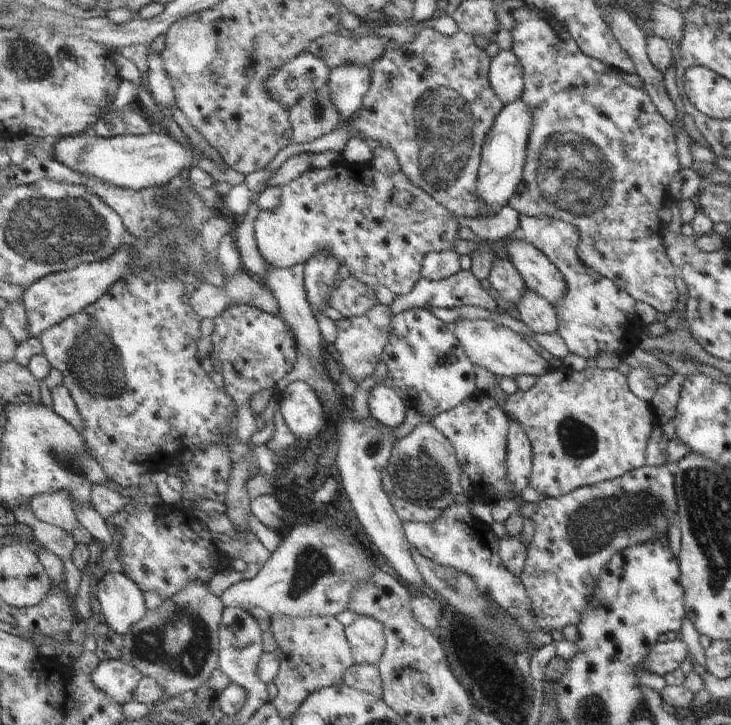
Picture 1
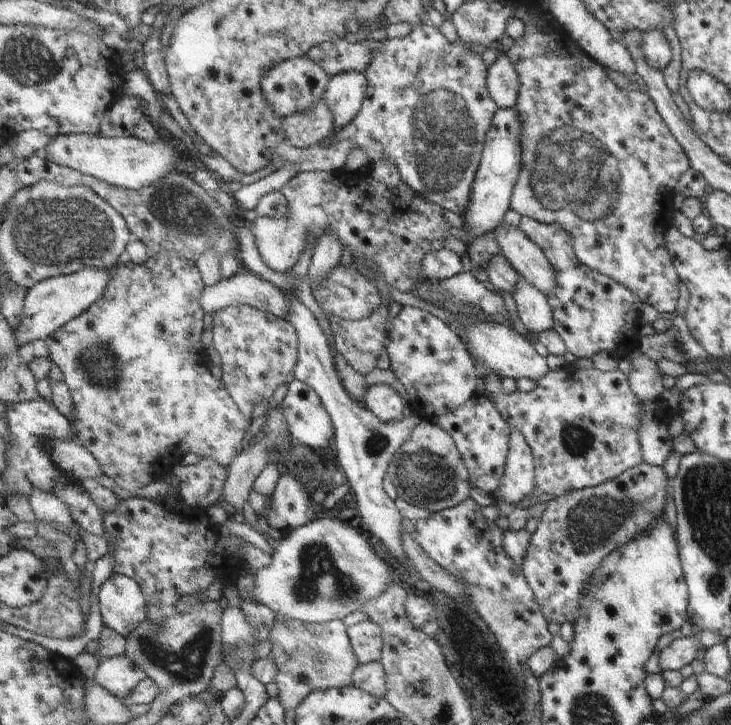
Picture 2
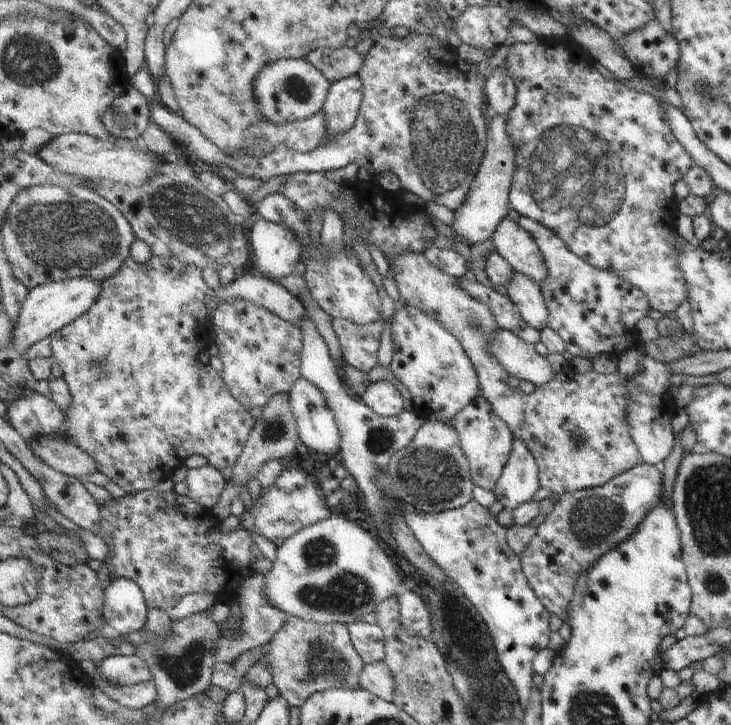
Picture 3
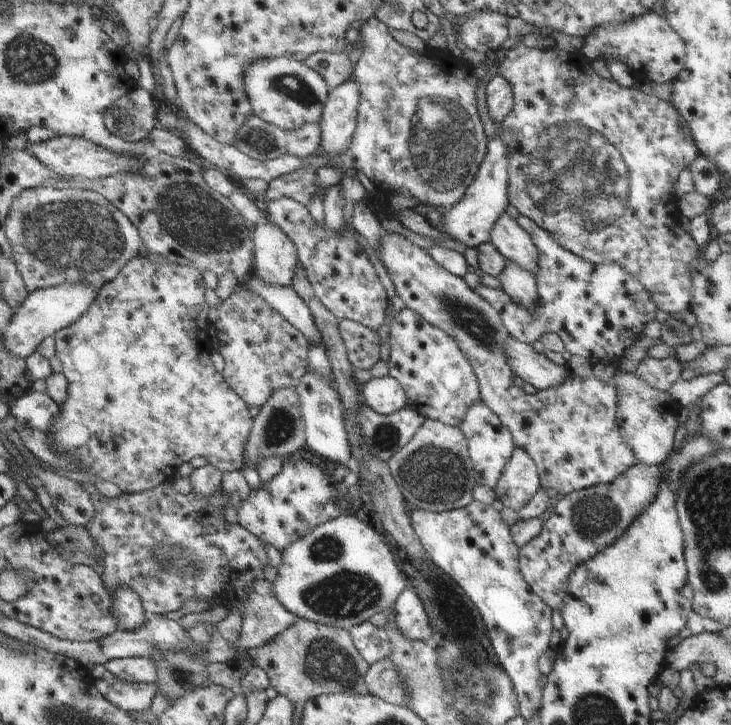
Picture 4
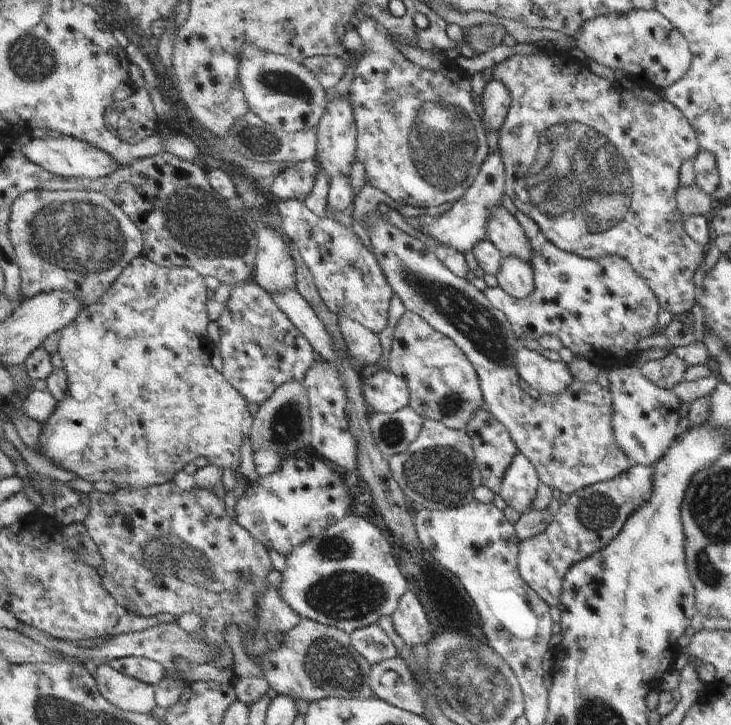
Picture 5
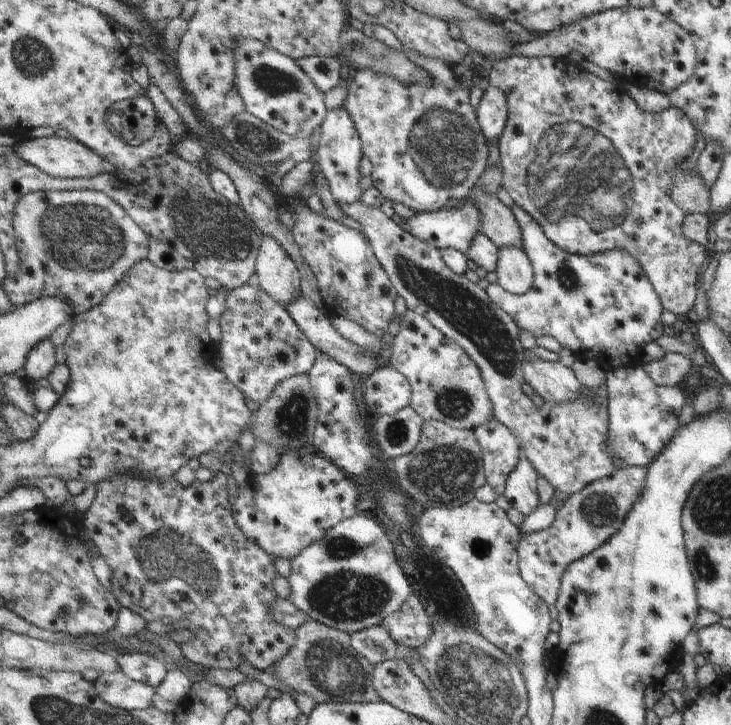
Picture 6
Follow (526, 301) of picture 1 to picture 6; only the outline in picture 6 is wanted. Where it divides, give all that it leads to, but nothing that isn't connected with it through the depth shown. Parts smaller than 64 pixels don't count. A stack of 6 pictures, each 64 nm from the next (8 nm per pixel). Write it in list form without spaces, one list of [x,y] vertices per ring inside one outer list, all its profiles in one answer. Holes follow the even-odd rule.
[[[509,246],[499,250],[497,282],[511,294],[523,295],[538,283],[535,267],[525,250]]]

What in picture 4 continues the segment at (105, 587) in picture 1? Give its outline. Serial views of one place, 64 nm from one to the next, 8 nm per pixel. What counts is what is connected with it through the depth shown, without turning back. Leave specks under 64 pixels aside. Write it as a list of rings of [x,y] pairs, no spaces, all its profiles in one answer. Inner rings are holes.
[[[121,584],[112,593],[111,613],[118,629],[137,631],[146,624],[148,613],[143,607],[142,597],[134,588]]]

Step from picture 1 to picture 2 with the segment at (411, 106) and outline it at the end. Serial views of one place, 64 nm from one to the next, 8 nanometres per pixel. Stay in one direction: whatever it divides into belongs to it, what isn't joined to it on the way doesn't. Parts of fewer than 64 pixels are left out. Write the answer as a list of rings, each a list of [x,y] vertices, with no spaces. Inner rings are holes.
[[[429,22],[413,26],[412,31],[402,39],[393,38],[383,44],[382,50],[375,50],[373,61],[365,72],[370,84],[366,100],[363,100],[362,112],[348,126],[335,130],[331,145],[297,149],[282,143],[274,153],[272,162],[277,162],[277,170],[292,163],[299,166],[300,172],[342,173],[349,152],[360,147],[370,162],[379,160],[381,156],[392,158],[403,182],[443,210],[457,213],[469,211],[486,135],[492,128],[496,113],[501,110],[488,88],[490,68],[480,56],[481,49],[467,43],[462,37],[449,42]]]

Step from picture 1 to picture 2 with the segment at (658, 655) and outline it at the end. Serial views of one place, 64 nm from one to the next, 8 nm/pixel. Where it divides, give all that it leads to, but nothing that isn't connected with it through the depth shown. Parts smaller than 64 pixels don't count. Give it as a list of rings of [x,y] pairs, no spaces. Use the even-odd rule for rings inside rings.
[[[690,637],[673,640],[669,646],[659,652],[659,669],[661,671],[679,671],[682,666],[690,664],[695,659],[697,649],[705,648]]]

